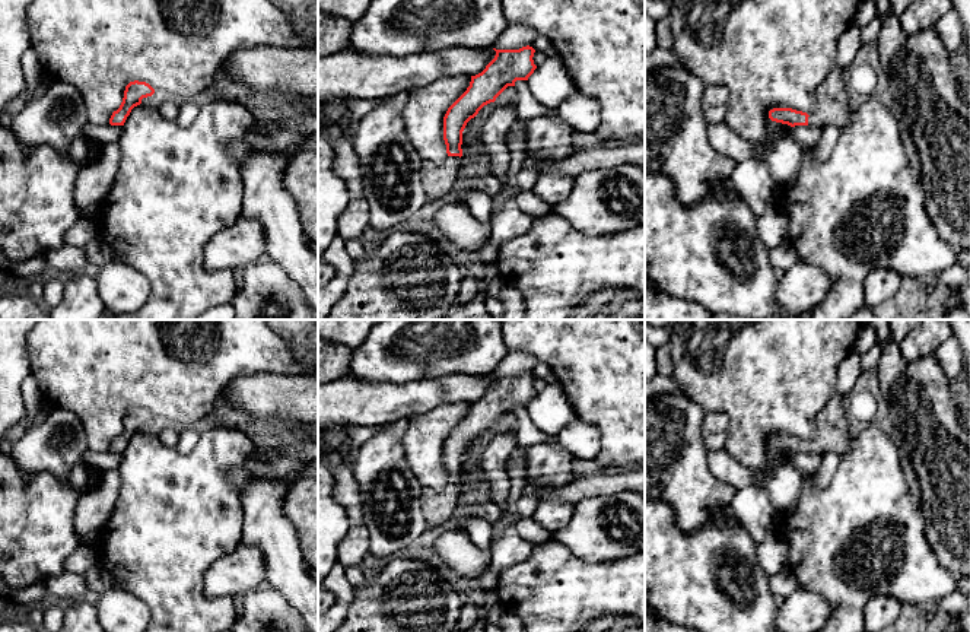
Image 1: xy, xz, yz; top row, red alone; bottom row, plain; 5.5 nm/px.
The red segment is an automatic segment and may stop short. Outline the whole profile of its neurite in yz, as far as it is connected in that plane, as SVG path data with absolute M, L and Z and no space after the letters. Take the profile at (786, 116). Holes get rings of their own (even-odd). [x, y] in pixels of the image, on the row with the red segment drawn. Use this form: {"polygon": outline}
{"polygon": "M834 67L827 79L815 89L815 108L810 115L792 108L773 108L769 111L769 118L791 127L810 124L826 128L833 126L842 131L852 118L846 90L847 82L847 73Z"}

